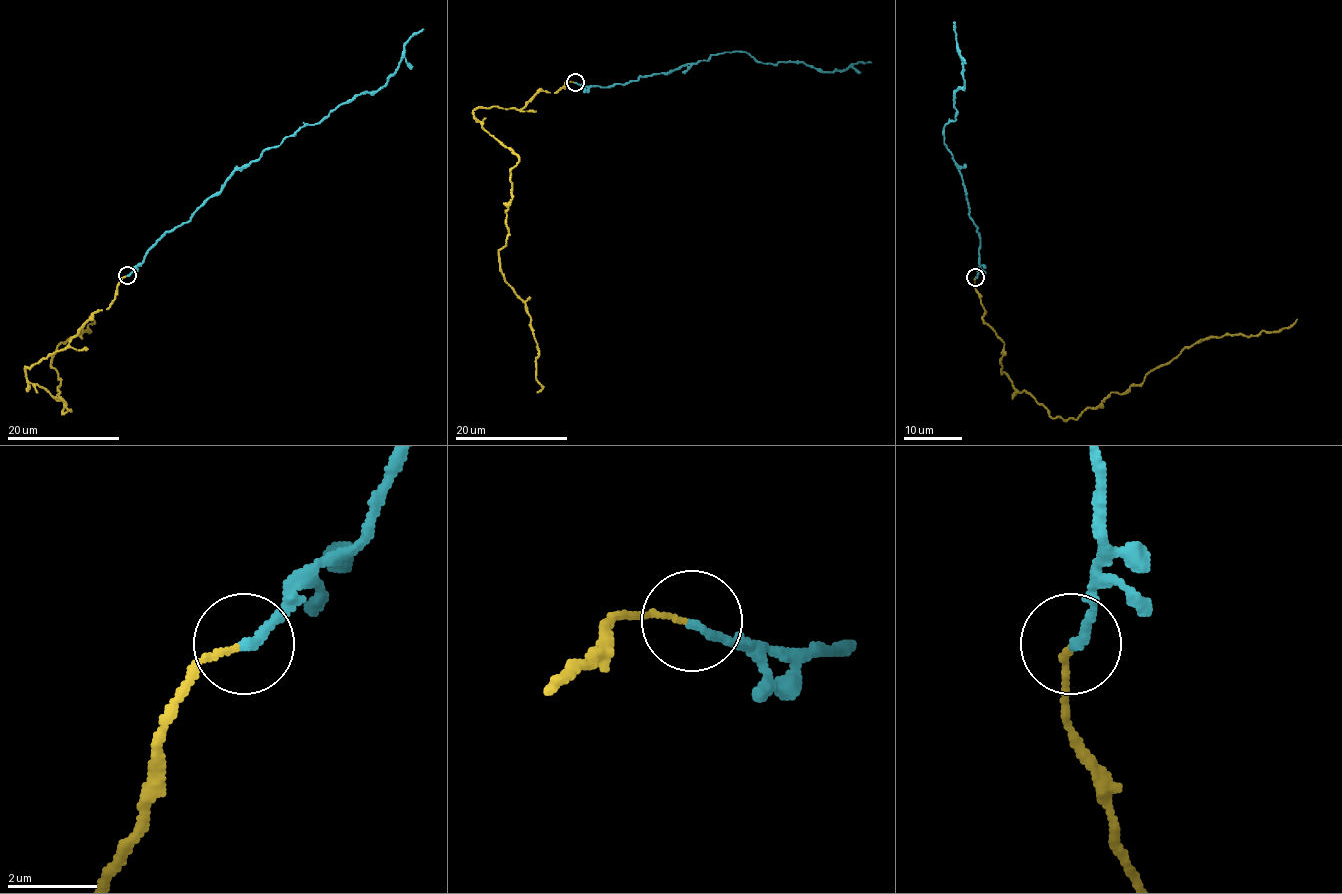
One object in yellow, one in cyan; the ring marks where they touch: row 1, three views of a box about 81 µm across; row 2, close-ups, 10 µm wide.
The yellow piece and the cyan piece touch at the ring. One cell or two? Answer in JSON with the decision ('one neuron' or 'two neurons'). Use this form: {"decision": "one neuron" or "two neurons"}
{"decision": "one neuron"}

